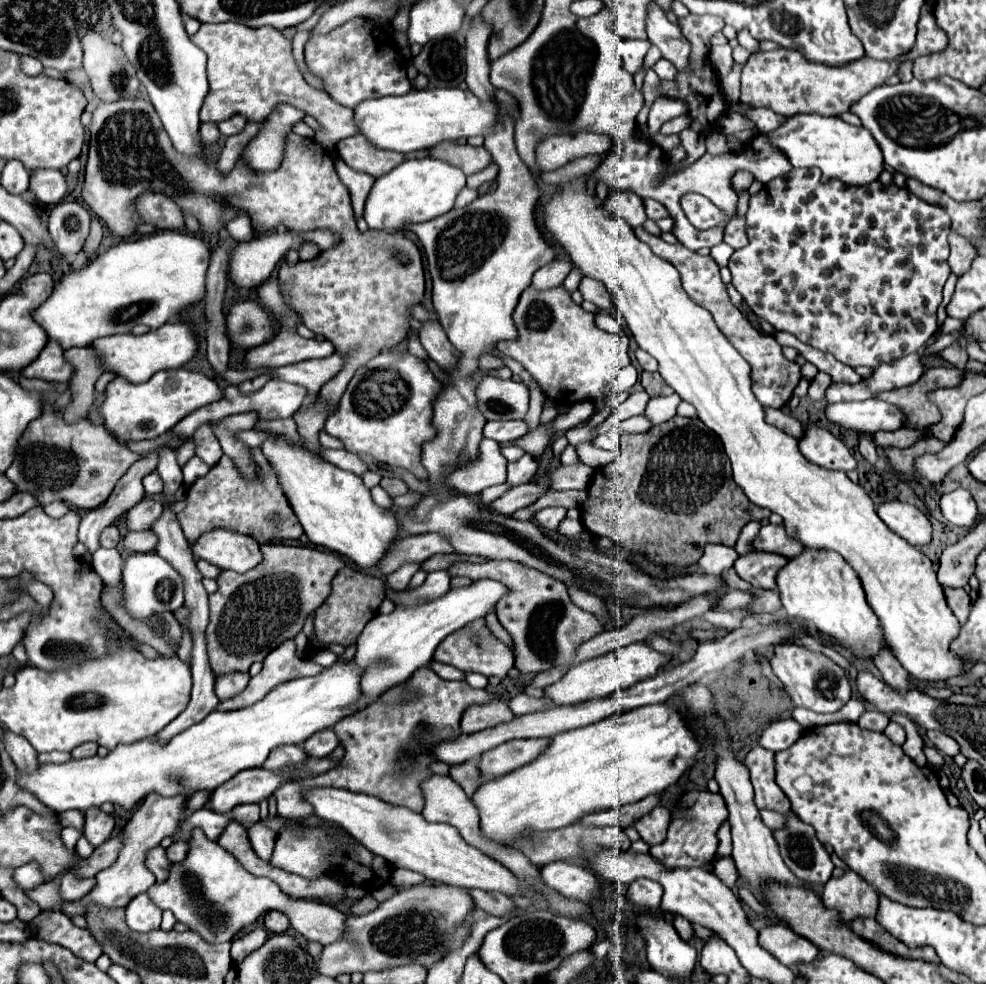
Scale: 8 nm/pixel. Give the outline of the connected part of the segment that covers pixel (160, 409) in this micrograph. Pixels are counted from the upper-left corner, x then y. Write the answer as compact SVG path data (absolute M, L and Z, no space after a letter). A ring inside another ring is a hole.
M184 368L156 372L148 382L142 384L130 384L124 378L116 376L104 390L104 400L98 406L98 414L104 418L106 430L120 444L128 444L130 440L150 440L164 434L172 428L172 424L188 416L188 412L216 402L220 396L222 390L214 380Z

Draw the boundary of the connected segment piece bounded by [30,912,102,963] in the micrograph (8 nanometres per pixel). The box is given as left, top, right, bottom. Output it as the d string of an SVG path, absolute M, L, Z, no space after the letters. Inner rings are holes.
M40 912L36 920L32 920L30 930L32 936L60 944L86 962L95 963L102 954L102 948L88 936L88 930L74 926L62 912Z

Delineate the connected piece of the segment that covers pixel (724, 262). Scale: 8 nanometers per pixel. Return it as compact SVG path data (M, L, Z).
M721 242L720 244L711 248L710 255L720 268L726 267L728 265L728 261L733 254L734 250L725 242Z

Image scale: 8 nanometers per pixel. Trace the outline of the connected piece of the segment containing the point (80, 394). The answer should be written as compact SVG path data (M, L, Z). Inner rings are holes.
M90 346L84 348L68 348L64 350L64 358L72 364L74 376L68 382L72 402L64 410L64 418L68 422L86 416L90 406L94 404L94 382L102 374L102 368Z

